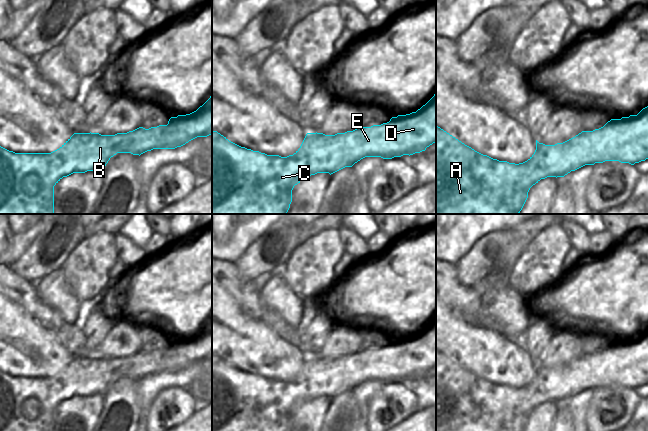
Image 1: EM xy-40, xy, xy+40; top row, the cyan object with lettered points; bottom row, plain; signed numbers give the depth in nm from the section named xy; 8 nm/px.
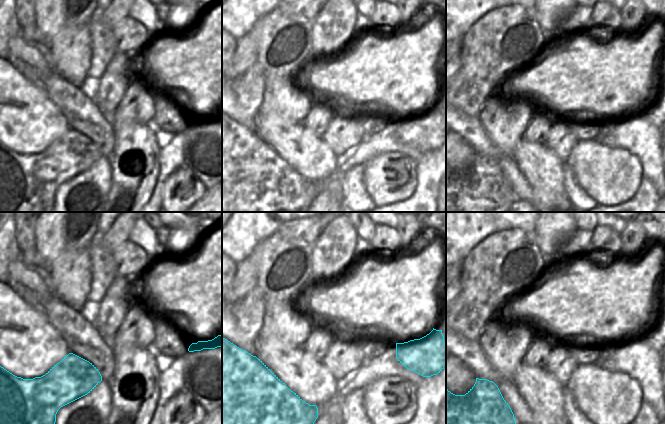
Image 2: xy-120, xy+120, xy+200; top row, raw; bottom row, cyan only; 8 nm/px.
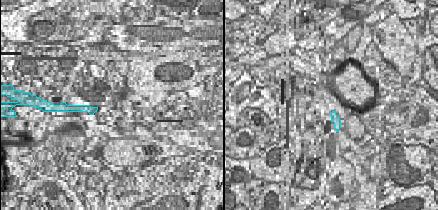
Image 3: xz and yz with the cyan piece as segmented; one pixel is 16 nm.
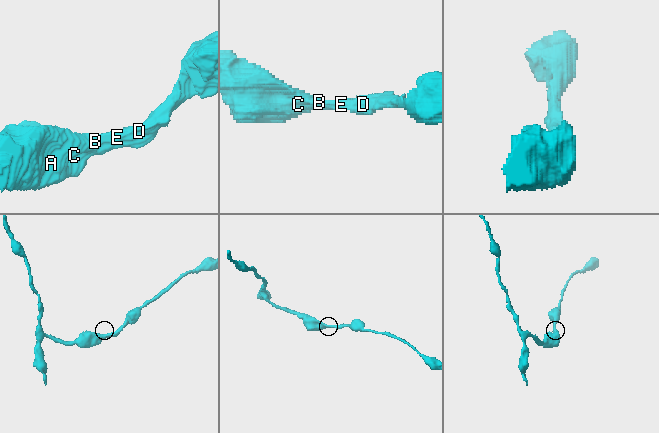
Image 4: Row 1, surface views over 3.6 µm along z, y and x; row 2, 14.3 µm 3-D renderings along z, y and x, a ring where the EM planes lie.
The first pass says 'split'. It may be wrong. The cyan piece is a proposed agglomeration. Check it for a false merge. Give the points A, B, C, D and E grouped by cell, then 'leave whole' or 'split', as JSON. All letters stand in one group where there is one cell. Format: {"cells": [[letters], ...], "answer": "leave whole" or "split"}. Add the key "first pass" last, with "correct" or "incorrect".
{"cells": [["A", "B", "C", "D", "E"]], "answer": "leave whole", "first pass": "incorrect"}

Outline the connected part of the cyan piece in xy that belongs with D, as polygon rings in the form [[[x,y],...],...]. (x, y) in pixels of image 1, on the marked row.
[[[436,93],[416,112],[392,117],[381,125],[335,135],[307,133],[300,148],[287,157],[241,147],[212,130],[212,214],[286,214],[294,186],[311,175],[331,175],[365,157],[410,156],[425,151],[435,142]]]

